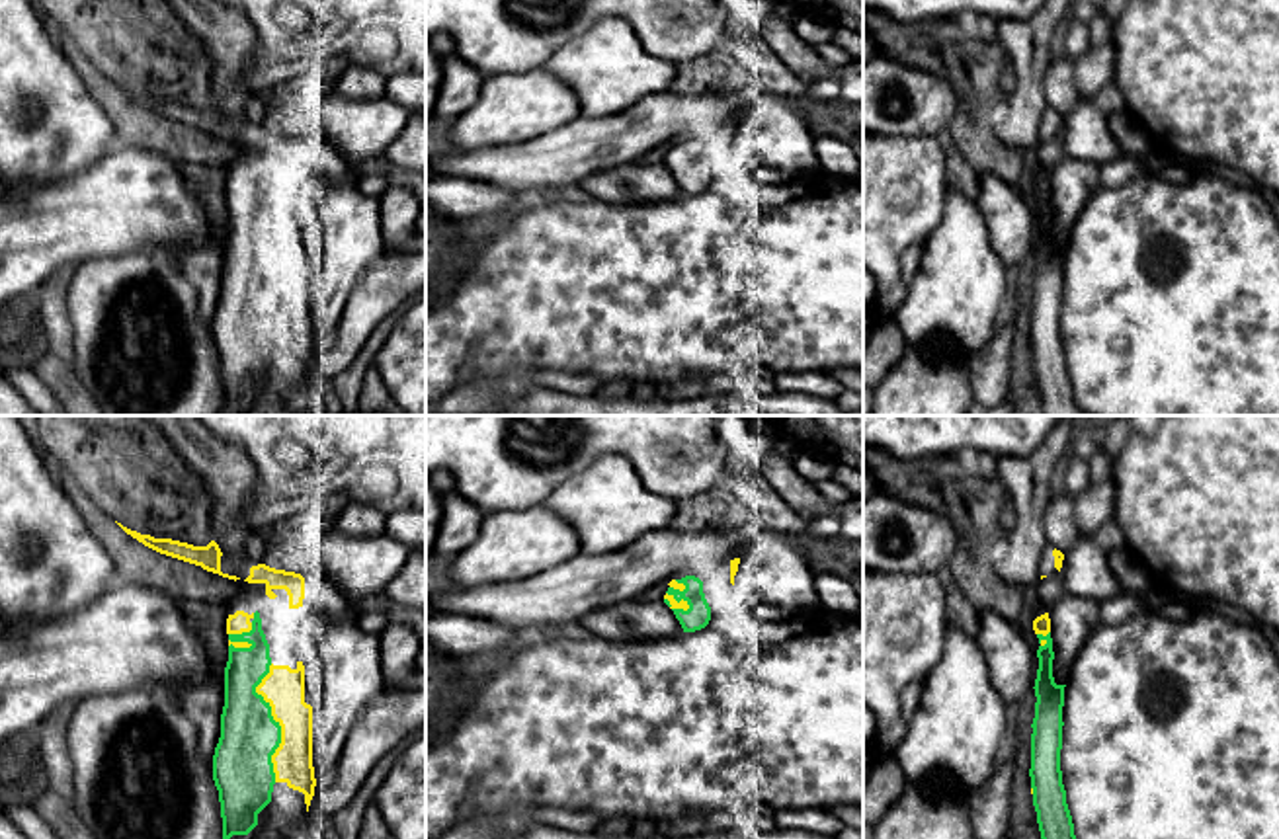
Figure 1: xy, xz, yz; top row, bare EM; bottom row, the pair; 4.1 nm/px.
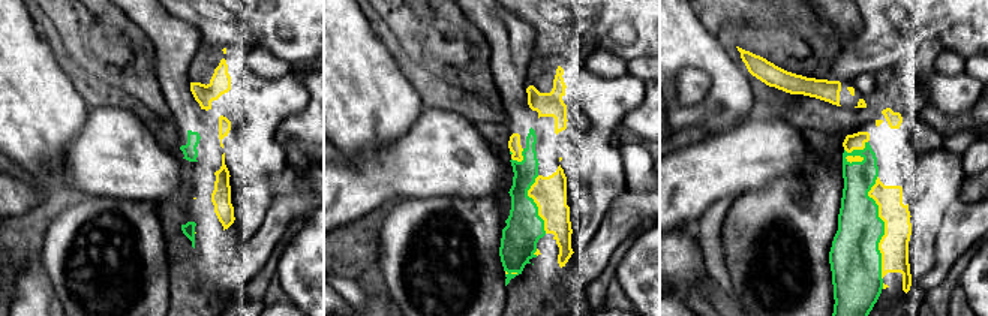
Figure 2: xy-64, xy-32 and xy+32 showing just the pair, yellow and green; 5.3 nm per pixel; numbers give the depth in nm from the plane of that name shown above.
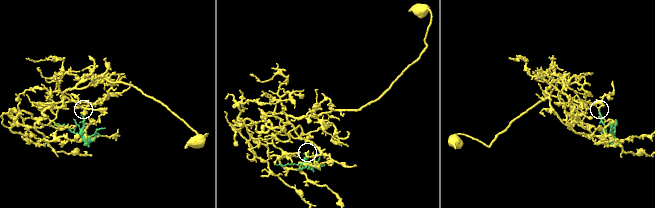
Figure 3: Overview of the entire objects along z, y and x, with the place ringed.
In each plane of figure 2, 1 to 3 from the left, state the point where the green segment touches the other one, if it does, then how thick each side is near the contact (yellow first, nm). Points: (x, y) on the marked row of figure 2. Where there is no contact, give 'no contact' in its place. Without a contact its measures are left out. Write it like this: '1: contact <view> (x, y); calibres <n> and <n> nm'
1: no contact
2: contact xy-32 (535, 202); calibres 180 and 200 nm
3: contact xy+32 (885, 228); calibres 160 and 280 nm

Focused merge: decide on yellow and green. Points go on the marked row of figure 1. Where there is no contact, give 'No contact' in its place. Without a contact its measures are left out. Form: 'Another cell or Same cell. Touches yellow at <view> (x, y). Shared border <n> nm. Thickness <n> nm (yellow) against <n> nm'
Another cell. Touches yellow at xy (276, 720). Shared border 480 nm. Thickness 170 nm (yellow) against 260 nm

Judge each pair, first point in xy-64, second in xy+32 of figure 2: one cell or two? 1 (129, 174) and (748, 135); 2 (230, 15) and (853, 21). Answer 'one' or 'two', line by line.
1: one
2: two

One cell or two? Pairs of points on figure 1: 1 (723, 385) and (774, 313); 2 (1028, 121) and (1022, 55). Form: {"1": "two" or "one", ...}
{"1": "two", "2": "one"}

